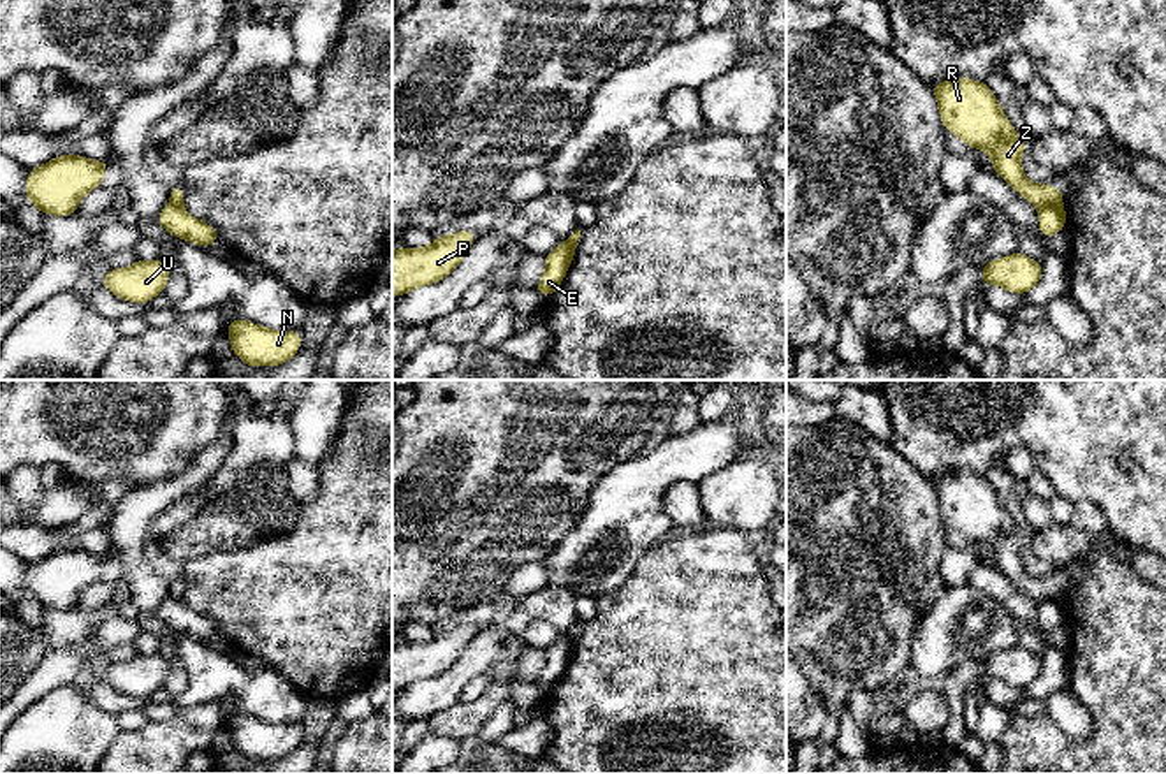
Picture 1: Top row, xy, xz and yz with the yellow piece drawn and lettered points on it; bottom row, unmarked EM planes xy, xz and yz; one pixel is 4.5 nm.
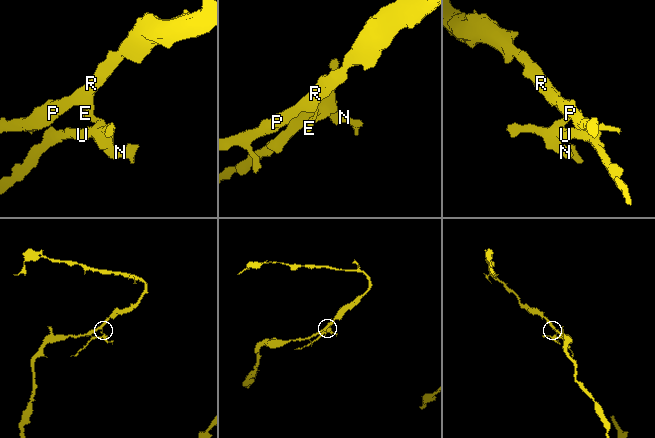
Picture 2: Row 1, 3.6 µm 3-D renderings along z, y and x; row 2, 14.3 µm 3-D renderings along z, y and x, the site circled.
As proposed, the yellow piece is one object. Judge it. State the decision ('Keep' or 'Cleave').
Cleave

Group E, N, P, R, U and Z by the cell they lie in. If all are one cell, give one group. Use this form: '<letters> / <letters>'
E N U / P R Z

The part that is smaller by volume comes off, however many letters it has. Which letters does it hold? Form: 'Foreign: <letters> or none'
Foreign: E, N, U

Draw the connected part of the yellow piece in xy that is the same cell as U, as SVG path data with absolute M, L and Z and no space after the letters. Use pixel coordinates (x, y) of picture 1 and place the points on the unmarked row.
M160 653L135 654L125 663L107 661L104 672L104 683L113 686L116 691L148 698L155 690L165 684L169 675L169 661Z

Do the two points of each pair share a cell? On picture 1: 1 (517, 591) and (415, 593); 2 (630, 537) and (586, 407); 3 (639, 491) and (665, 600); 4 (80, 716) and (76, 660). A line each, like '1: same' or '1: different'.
1: different
2: different
3: different
4: different

